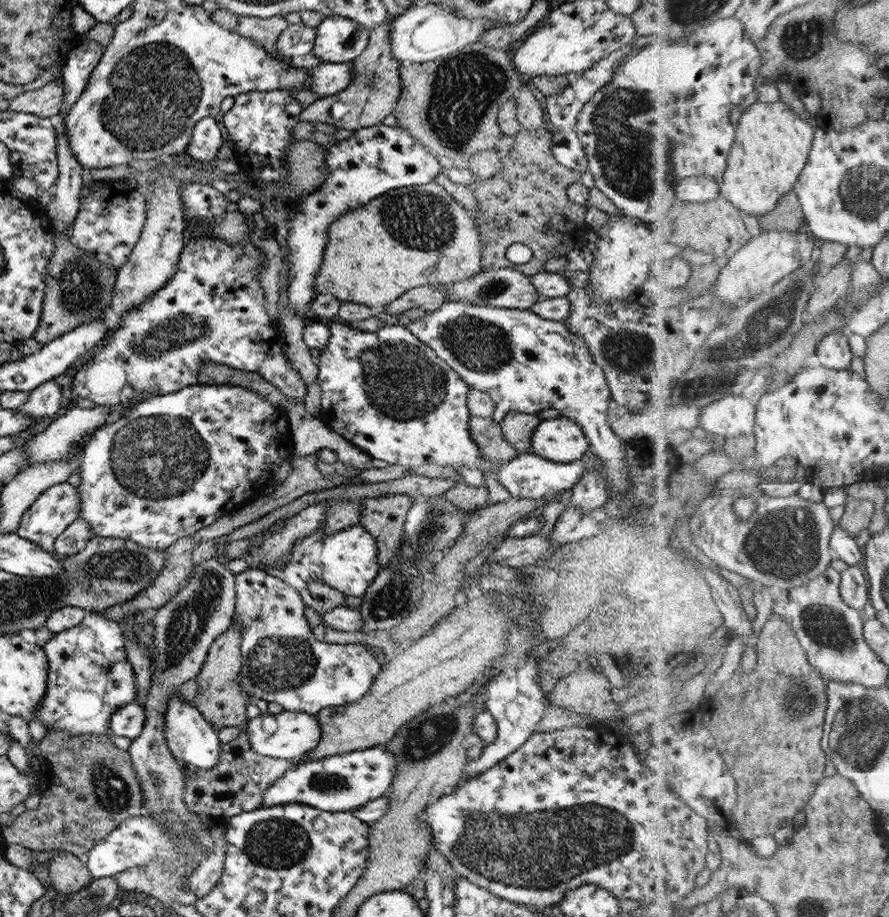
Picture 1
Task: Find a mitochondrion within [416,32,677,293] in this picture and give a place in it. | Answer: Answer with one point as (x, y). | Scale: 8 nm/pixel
(464, 90)

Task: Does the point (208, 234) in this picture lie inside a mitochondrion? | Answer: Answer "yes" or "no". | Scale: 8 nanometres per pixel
no

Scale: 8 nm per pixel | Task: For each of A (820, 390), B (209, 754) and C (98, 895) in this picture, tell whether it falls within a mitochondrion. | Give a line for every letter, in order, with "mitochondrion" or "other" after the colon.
A: other
B: other
C: mitochondrion

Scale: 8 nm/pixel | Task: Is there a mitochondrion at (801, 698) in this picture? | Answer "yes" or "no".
yes

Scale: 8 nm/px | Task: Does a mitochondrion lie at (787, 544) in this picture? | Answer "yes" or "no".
yes

